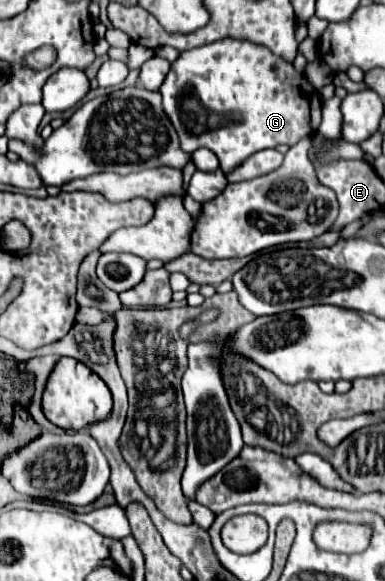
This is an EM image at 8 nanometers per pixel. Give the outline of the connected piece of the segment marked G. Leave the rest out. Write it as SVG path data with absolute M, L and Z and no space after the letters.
M221 39L181 53L159 91L163 95L165 113L177 127L181 149L187 153L193 153L199 147L211 149L217 155L223 173L229 173L257 151L273 149L277 145L293 147L297 139L315 135L321 123L321 95L307 77L299 73L291 61L281 59L267 47L241 39Z

